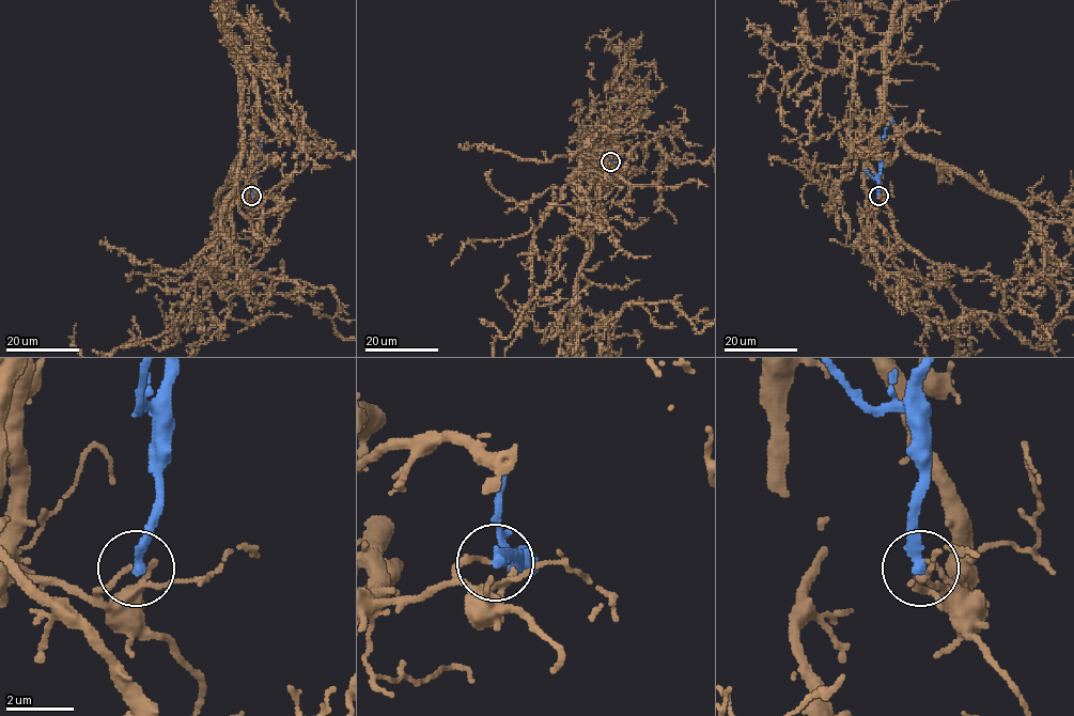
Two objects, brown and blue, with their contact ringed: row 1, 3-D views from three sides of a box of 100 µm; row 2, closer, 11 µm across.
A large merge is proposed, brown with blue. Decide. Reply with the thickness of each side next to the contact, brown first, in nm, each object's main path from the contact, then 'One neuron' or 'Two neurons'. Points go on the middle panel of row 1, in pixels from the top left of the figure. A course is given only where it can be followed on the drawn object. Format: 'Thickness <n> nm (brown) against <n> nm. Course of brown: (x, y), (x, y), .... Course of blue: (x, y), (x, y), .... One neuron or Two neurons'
Thickness 120 nm (brown) against 320 nm. Course of blue: (610, 161), (616, 164), (620, 160), (612, 176). Two neurons

